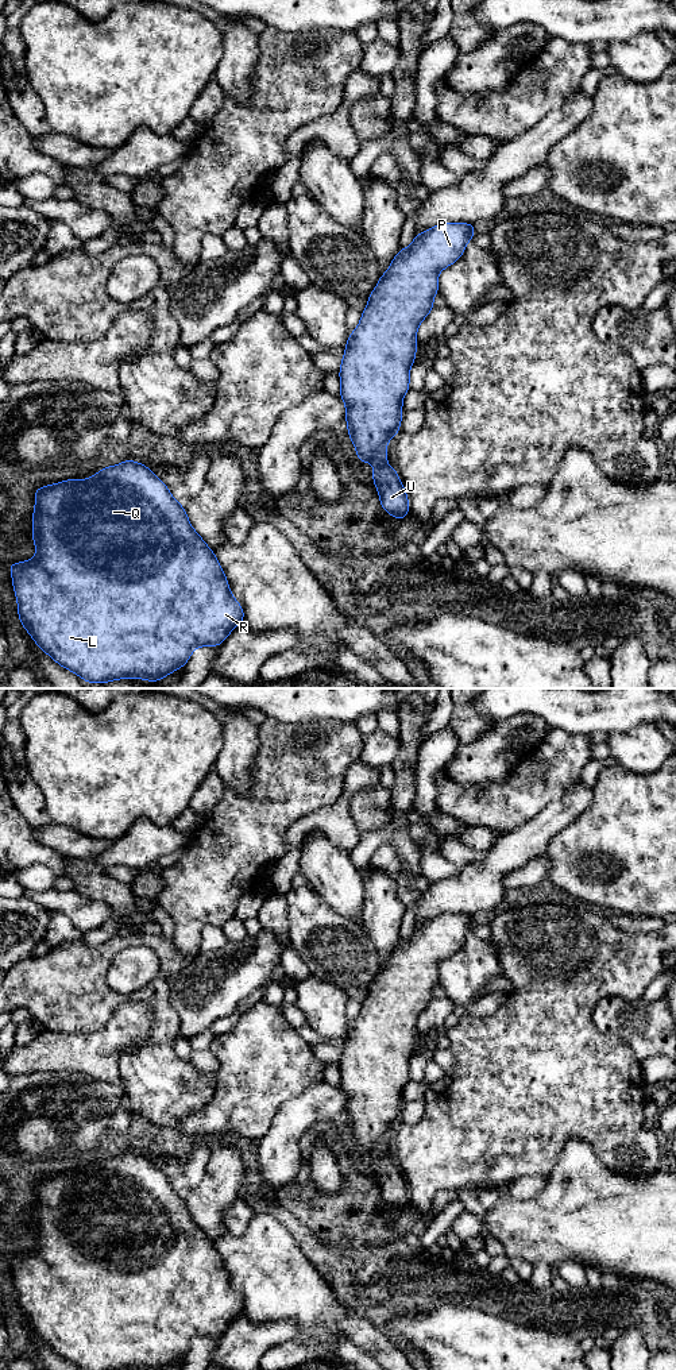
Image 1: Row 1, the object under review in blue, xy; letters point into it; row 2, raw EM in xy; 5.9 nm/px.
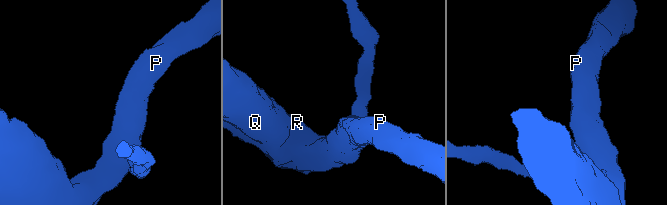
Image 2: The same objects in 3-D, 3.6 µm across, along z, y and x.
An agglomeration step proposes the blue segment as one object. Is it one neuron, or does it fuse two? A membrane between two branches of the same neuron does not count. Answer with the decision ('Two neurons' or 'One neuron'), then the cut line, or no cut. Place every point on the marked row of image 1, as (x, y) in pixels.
One neuron. No split

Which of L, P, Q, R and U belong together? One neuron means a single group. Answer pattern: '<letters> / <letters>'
L P Q R U

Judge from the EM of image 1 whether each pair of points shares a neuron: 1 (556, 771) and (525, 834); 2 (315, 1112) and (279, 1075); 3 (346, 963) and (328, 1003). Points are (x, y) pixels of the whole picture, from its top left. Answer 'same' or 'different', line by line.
1: different
2: different
3: different

